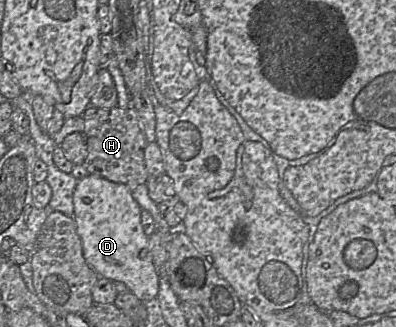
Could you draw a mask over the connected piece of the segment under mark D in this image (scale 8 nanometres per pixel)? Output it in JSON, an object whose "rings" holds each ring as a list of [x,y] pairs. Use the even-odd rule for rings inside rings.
{"rings":[[[96,175],[78,181],[73,192],[74,221],[82,242],[86,263],[99,277],[124,283],[129,291],[141,301],[153,300],[159,291],[160,276],[148,252],[148,236],[141,224],[142,209],[132,196],[132,190],[122,183],[115,183]]]}

